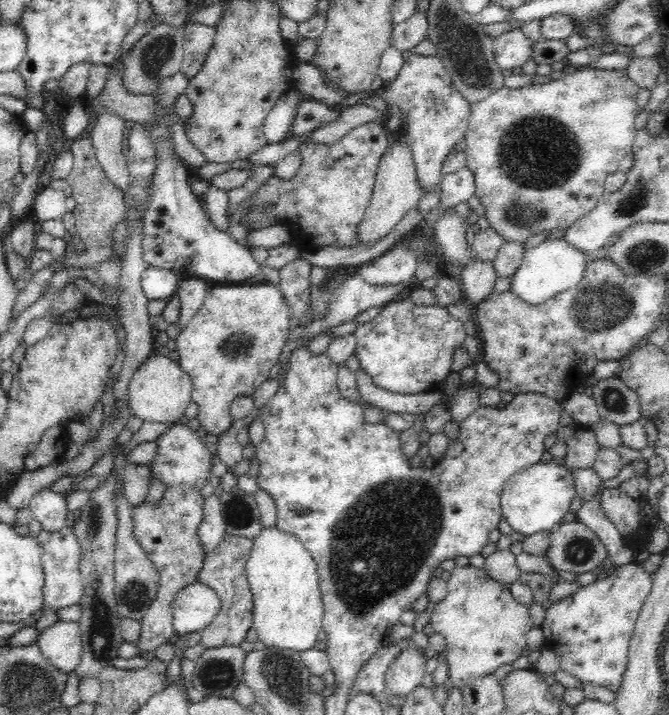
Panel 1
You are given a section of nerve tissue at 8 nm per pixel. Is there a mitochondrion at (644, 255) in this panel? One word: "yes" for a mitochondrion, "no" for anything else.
yes

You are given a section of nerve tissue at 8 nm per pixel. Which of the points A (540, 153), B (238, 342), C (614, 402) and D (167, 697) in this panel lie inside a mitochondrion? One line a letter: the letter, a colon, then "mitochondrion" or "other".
A: mitochondrion
B: mitochondrion
C: mitochondrion
D: other

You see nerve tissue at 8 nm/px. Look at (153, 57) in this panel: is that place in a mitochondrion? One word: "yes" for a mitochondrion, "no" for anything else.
yes

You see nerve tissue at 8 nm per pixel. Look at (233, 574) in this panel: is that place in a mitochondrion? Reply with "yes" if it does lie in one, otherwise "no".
no

